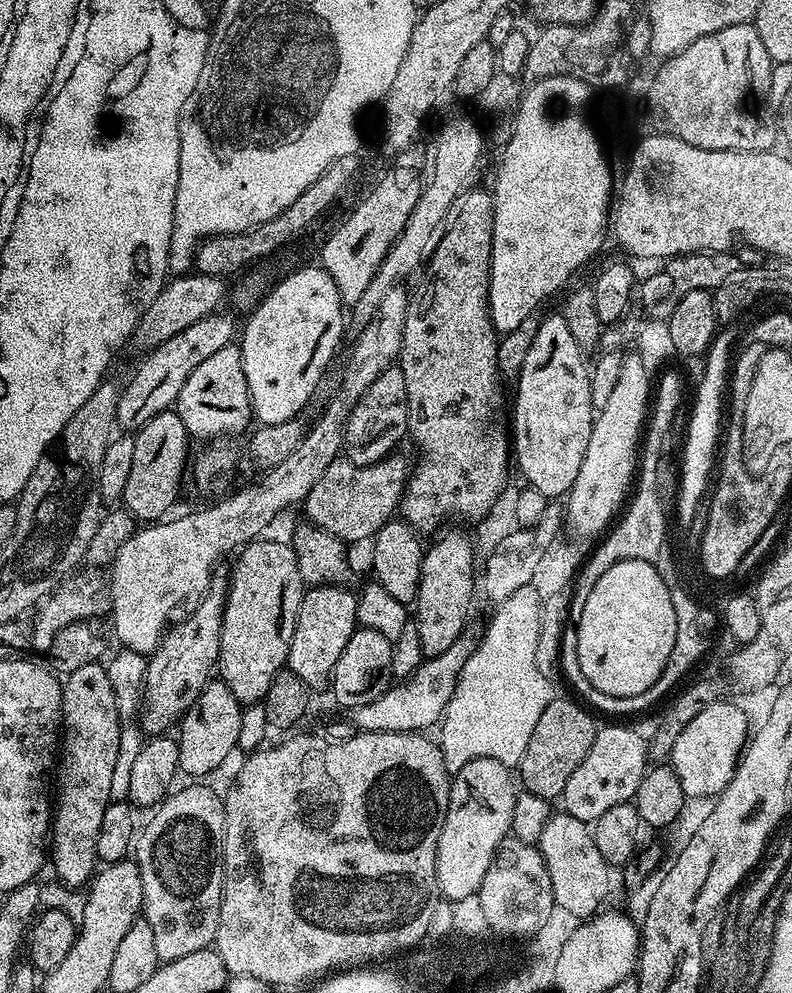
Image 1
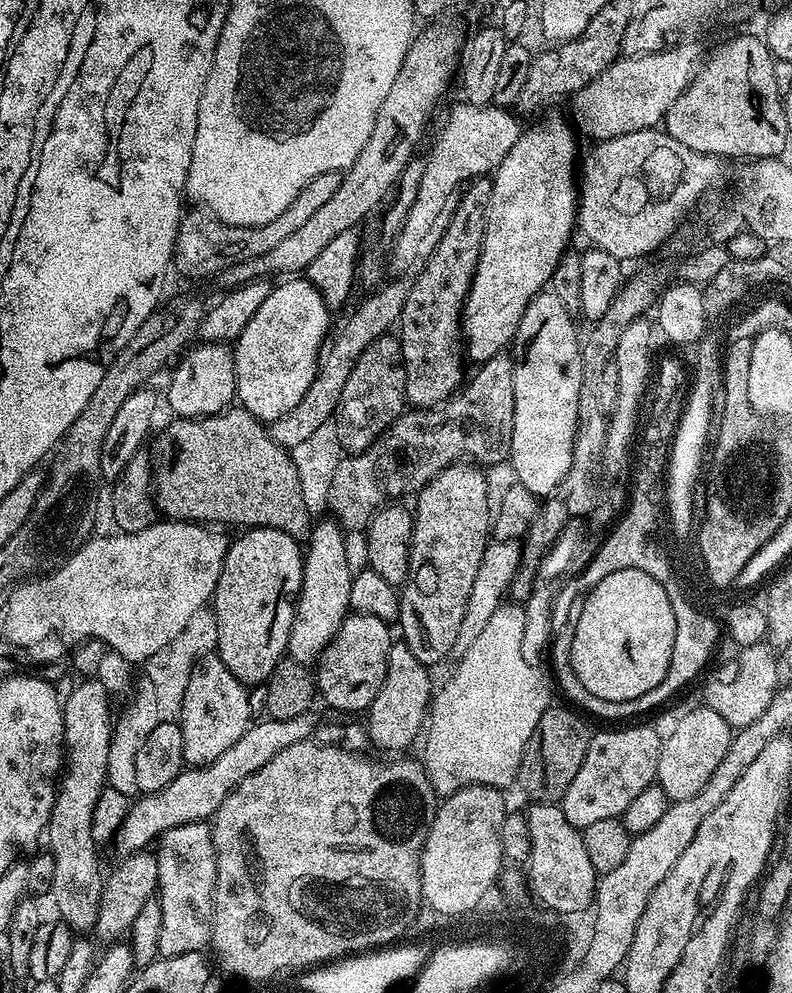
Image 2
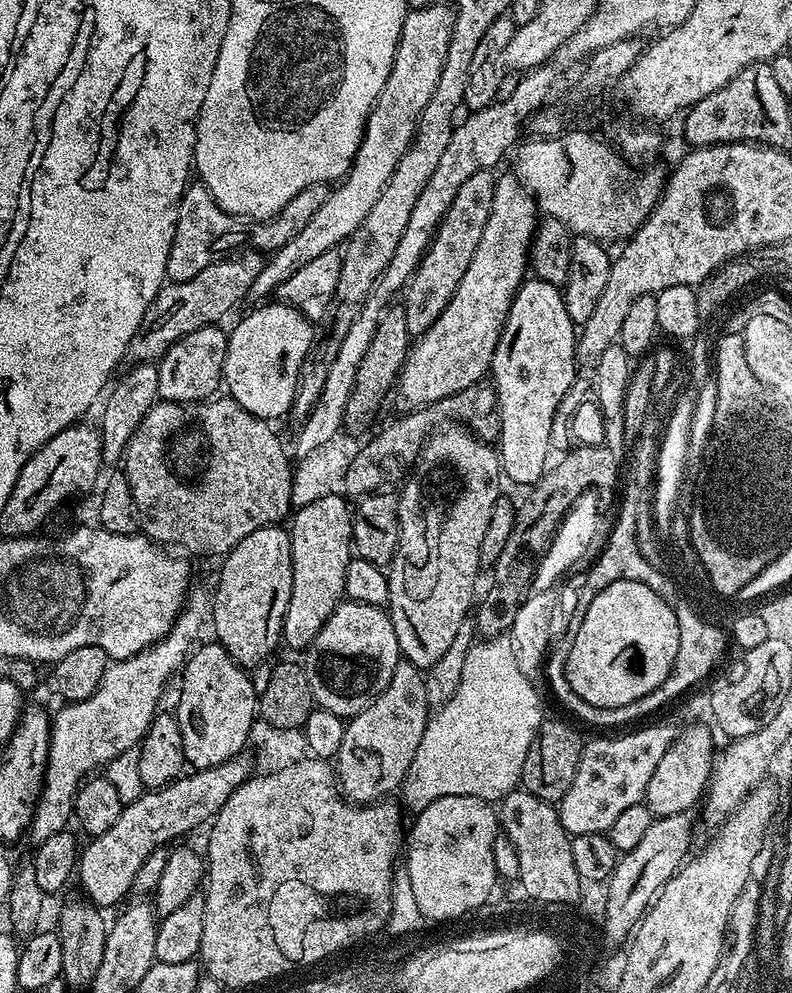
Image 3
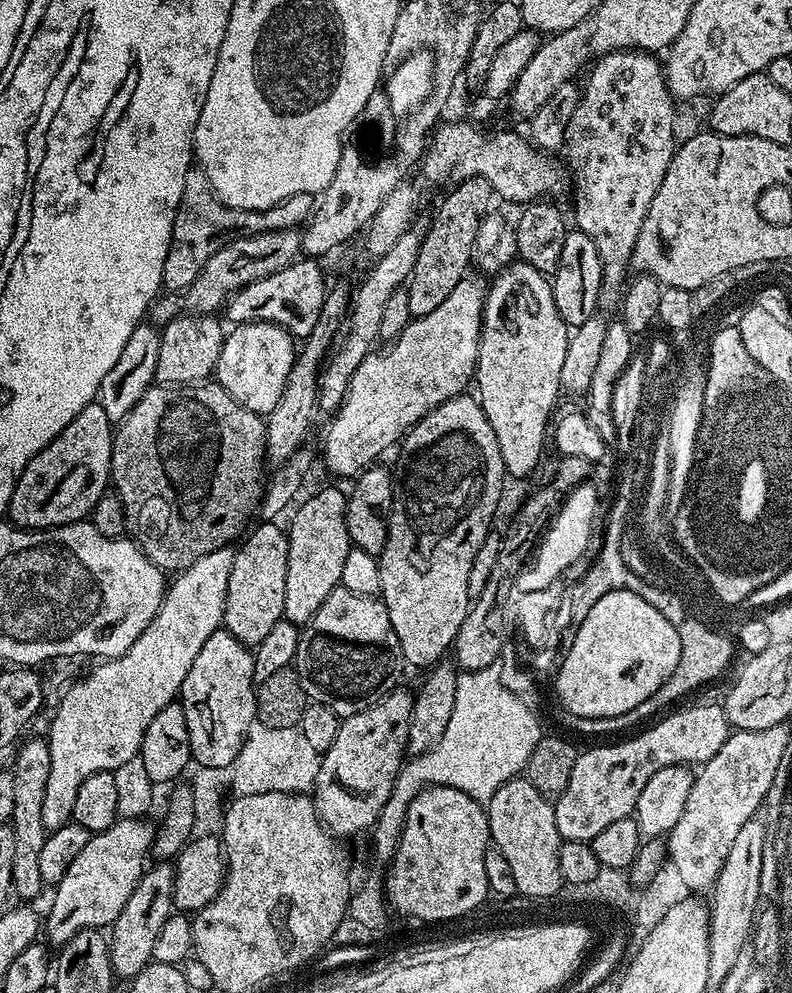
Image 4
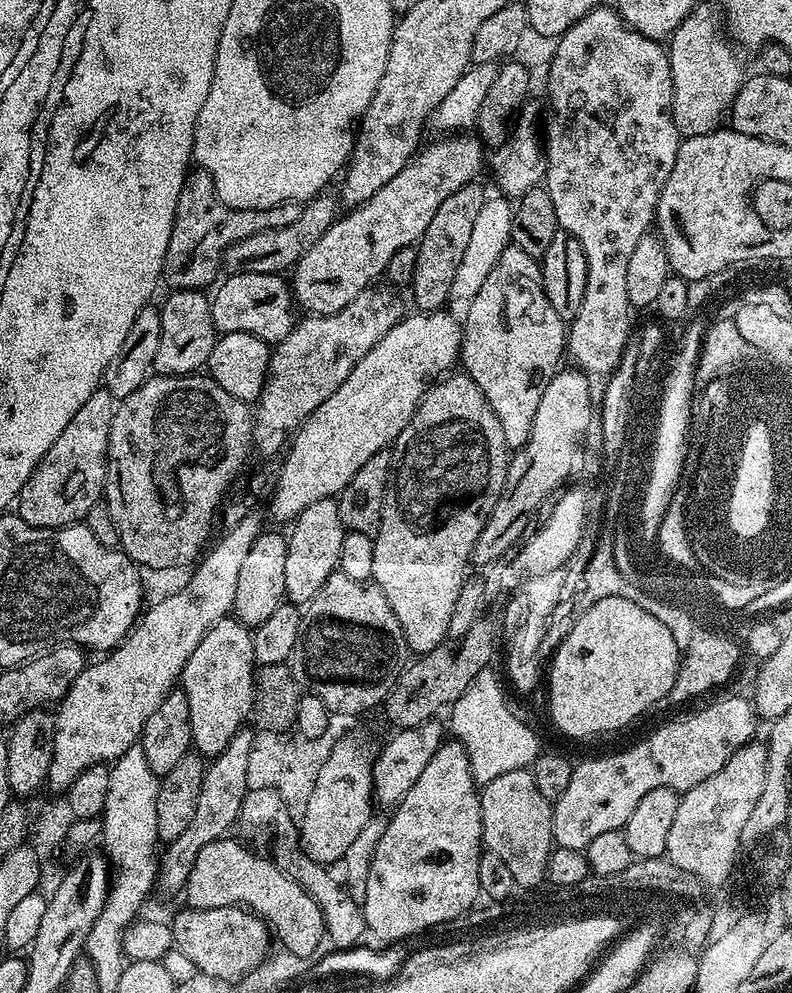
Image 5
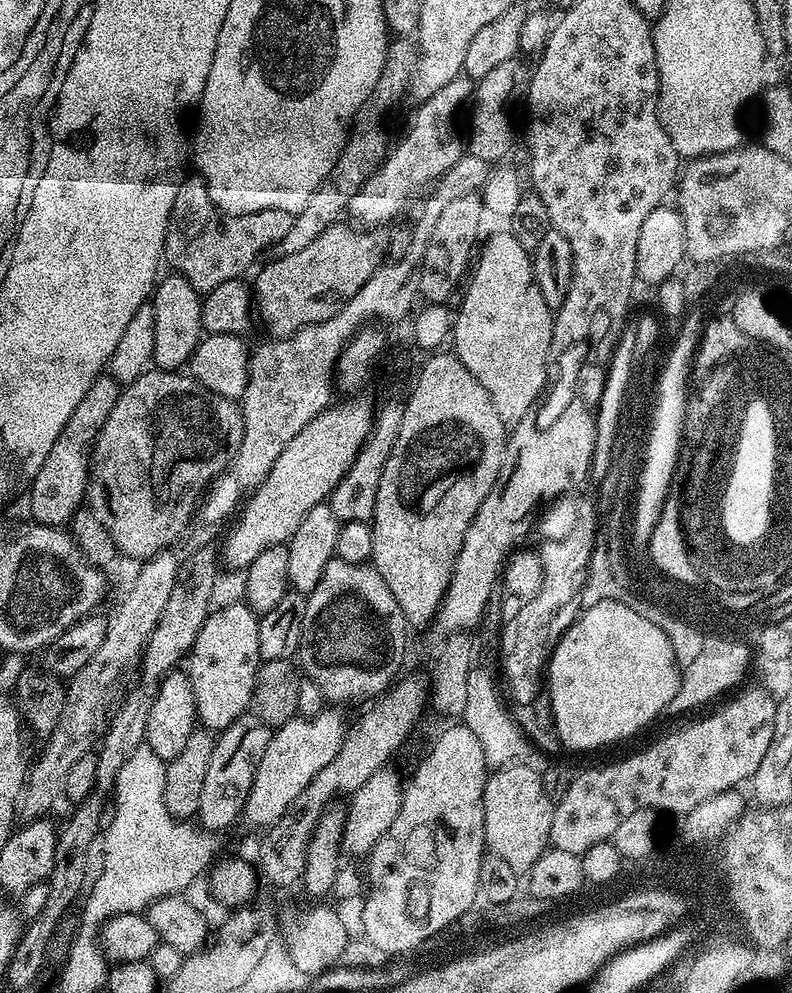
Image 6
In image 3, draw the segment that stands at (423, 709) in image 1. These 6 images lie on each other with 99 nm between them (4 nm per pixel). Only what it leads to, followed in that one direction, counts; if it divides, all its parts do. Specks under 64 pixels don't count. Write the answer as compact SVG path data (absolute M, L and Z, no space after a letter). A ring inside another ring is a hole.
M244 758L227 760L213 768L189 771L172 784L145 791L134 802L125 804L122 814L118 814L118 822L114 822L106 834L91 837L79 853L78 872L84 875L84 884L89 892L87 895L96 907L108 910L111 904L129 895L142 862L146 862L156 848L171 845L176 842L171 840L194 831L199 824L207 825L228 801L230 794L241 788L249 776Z

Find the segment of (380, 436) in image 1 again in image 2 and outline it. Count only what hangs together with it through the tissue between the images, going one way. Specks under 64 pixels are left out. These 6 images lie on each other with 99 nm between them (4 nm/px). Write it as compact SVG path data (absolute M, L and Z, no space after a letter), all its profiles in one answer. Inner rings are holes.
M382 335L359 356L336 407L334 421L342 450L349 455L366 451L397 417L403 415L406 399L400 341L395 335Z

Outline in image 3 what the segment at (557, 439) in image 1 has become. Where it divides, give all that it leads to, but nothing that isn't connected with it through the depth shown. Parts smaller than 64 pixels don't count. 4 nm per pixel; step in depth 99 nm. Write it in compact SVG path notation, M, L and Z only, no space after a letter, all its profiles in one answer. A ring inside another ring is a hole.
M535 278L525 279L512 300L500 341L494 350L490 373L500 409L498 455L503 475L507 479L509 476L516 484L533 486L538 483L540 476L550 464L548 452L550 453L551 445L551 424L556 412L562 408L564 396L578 375L577 339L578 328L572 323L570 314L566 314L563 291L555 288L550 282L542 282Z

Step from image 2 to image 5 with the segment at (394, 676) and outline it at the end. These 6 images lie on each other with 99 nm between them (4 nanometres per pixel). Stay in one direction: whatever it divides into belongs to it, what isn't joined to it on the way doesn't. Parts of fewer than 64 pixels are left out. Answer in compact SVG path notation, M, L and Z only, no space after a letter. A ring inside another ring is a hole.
M356 735L344 736L330 750L326 762L322 762L322 770L318 770L318 778L314 778L314 790L310 790L310 798L298 816L300 844L304 852L314 862L325 866L332 866L335 860L336 863L343 861L346 849L374 815L374 747L366 737Z

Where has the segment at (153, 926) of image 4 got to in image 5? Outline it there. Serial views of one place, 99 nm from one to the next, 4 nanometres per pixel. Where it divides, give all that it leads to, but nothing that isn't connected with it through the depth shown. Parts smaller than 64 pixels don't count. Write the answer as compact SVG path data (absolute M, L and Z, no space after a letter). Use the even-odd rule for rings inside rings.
M245 726L240 729L238 734L234 734L234 738L230 738L230 746L226 746L226 750L222 750L222 754L211 757L210 763L205 767L204 777L202 778L202 786L198 790L198 806L194 809L194 818L190 822L190 826L186 826L183 834L178 834L178 838L167 841L165 850L158 860L158 888L159 891L183 893L184 885L188 883L188 875L190 870L194 870L194 858L198 858L202 846L206 846L210 842L219 840L229 835L230 829L235 825L242 810L243 798L249 792L248 771L250 770L250 754L252 753L252 745L254 743L254 732L251 727Z

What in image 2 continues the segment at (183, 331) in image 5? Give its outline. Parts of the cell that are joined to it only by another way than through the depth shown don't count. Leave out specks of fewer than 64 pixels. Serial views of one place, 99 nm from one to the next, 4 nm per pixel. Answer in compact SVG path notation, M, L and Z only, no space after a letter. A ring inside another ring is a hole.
M200 342L197 345L197 348L189 347L179 357L180 365L173 370L172 381L168 384L168 404L180 418L213 416L225 411L236 400L233 349L224 342Z

